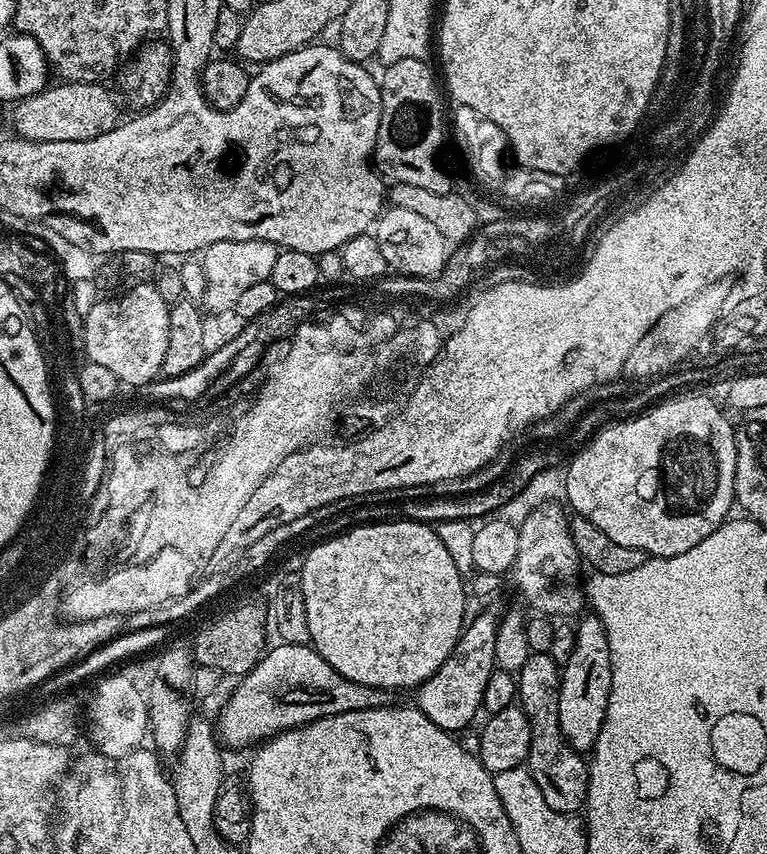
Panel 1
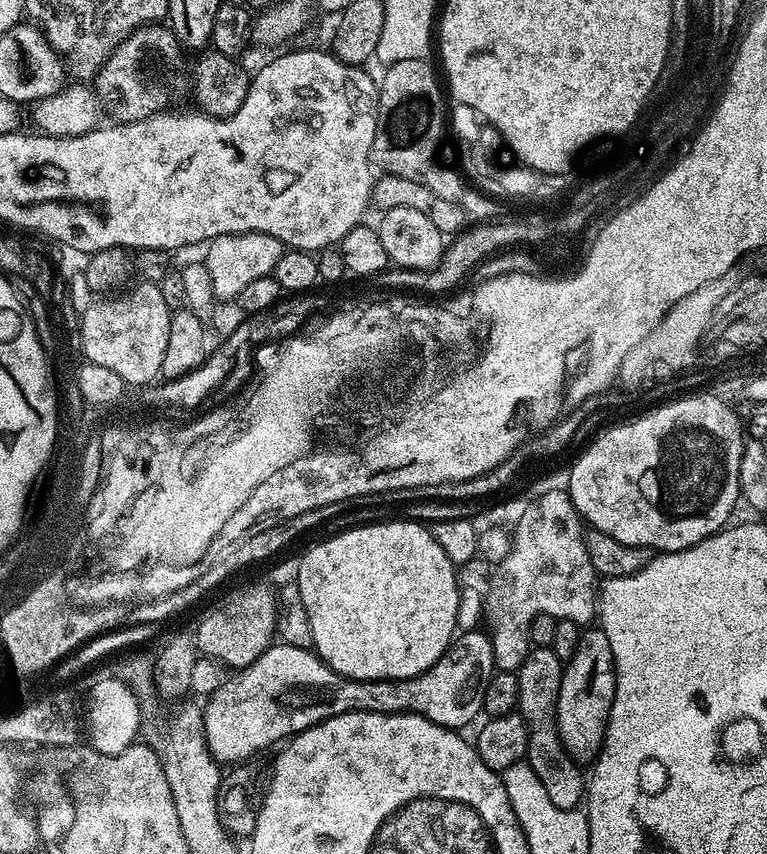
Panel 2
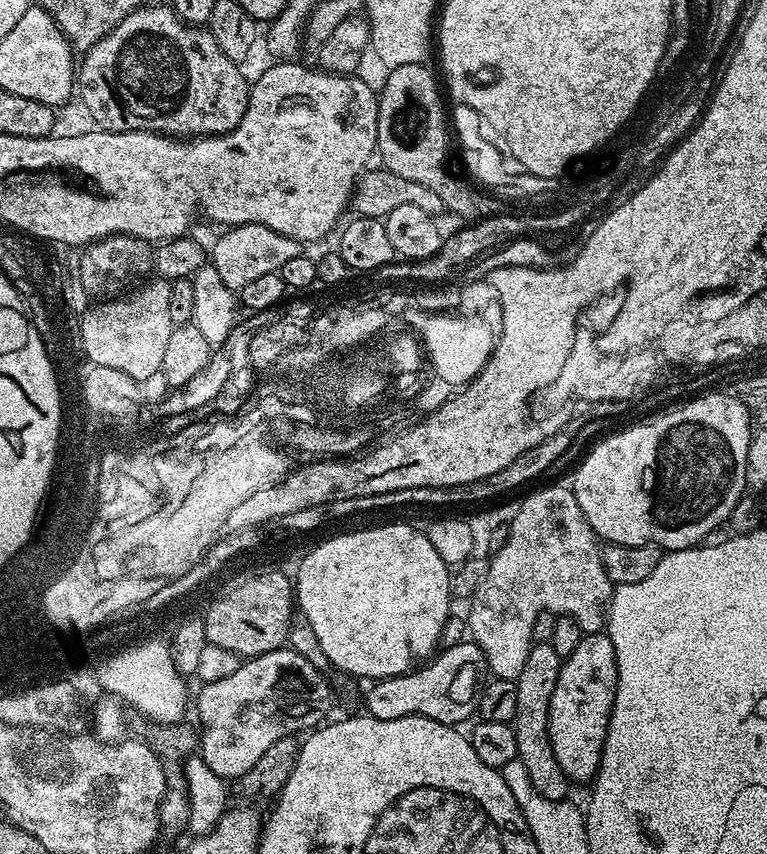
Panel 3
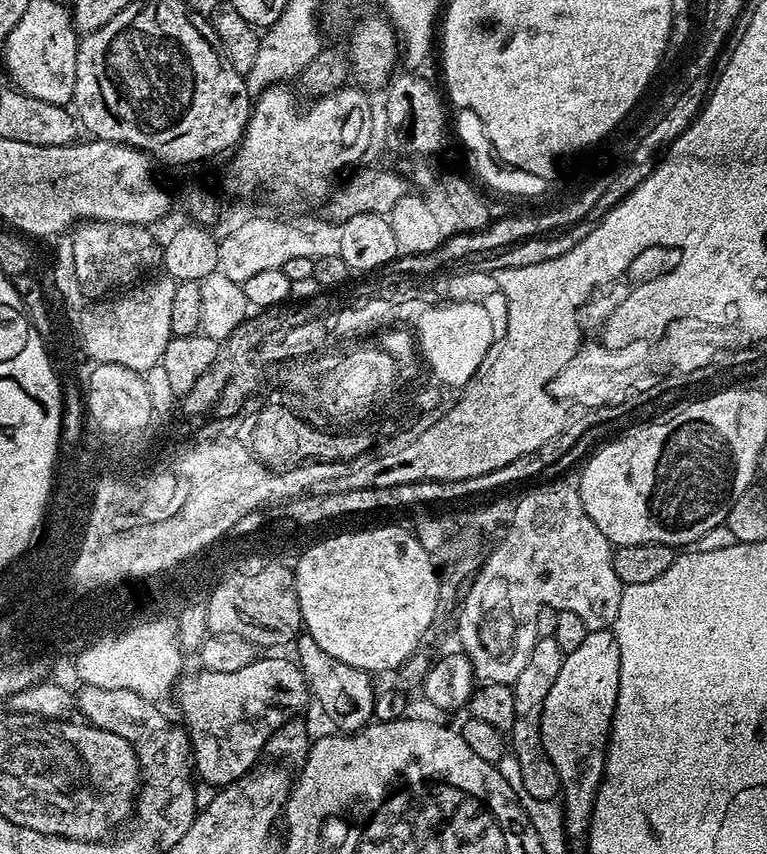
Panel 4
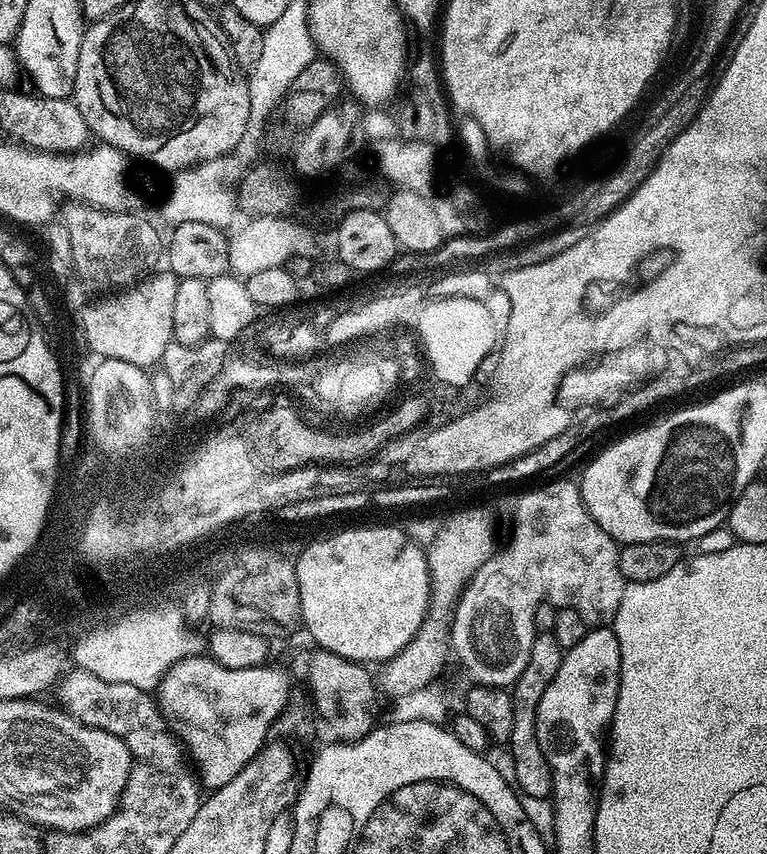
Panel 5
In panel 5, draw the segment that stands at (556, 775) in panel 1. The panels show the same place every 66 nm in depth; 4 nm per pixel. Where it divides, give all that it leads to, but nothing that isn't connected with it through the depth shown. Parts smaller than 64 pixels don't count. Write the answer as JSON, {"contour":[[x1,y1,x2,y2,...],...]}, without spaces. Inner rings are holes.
{"contour":[[537,632,530,646,530,662,526,662,526,670,522,670,522,674,510,688,514,706,514,730,510,751,514,758,514,775,518,777,515,787,543,800,549,799,552,795,552,771,550,762,546,762,546,754,542,754,542,746,538,746,536,711,538,702,542,702,542,694,546,694,546,686,554,682,554,674,558,674,558,666,562,666,565,651,558,638,551,632]]}

